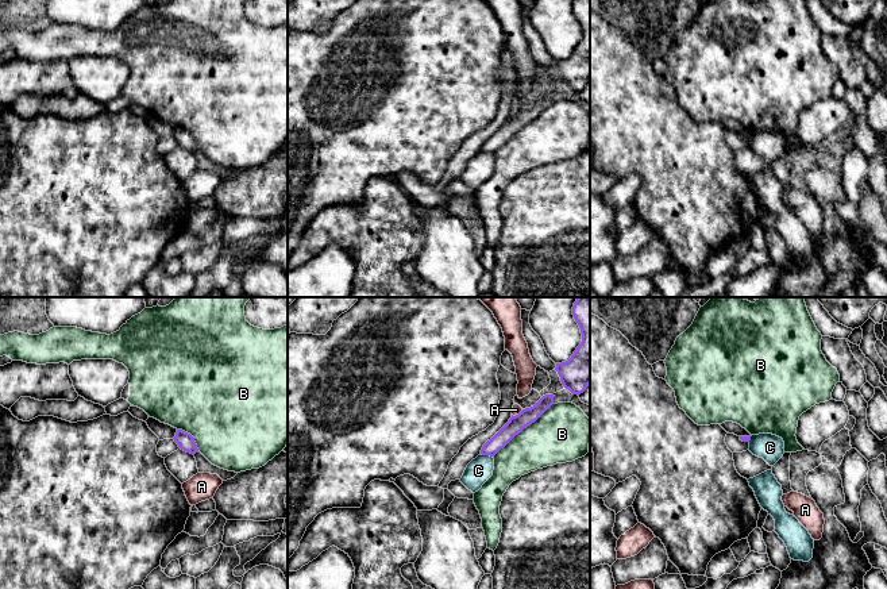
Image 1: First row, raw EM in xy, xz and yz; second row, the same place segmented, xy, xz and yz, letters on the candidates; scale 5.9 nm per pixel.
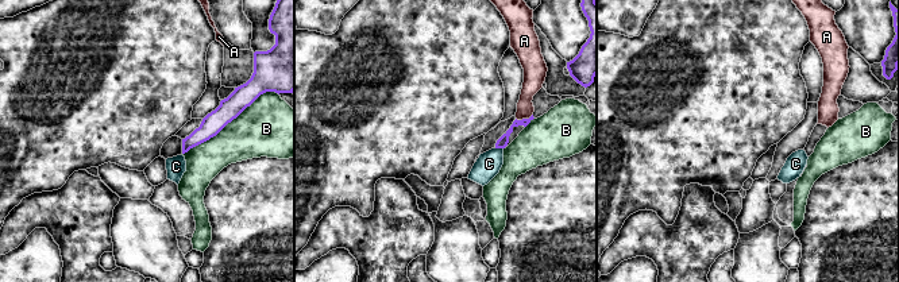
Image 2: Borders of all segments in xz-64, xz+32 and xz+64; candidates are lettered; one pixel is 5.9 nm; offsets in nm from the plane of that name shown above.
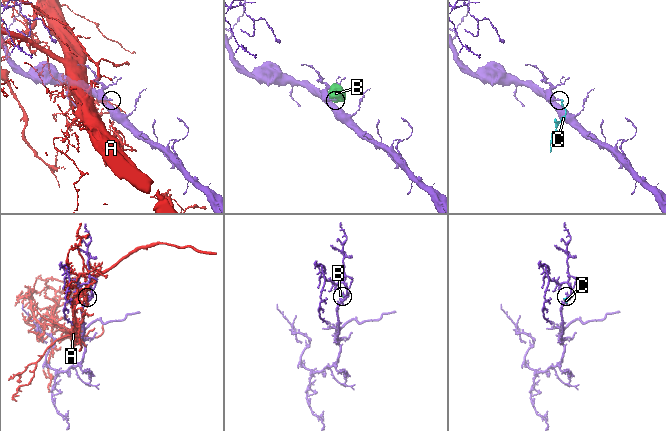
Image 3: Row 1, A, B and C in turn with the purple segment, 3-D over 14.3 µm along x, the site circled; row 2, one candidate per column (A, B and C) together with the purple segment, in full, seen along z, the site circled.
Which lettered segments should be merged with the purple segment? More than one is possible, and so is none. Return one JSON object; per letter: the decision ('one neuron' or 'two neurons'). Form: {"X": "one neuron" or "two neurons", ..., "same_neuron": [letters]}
{"A": "two neurons", "B": "two neurons", "C": "two neurons", "same_neuron": []}

